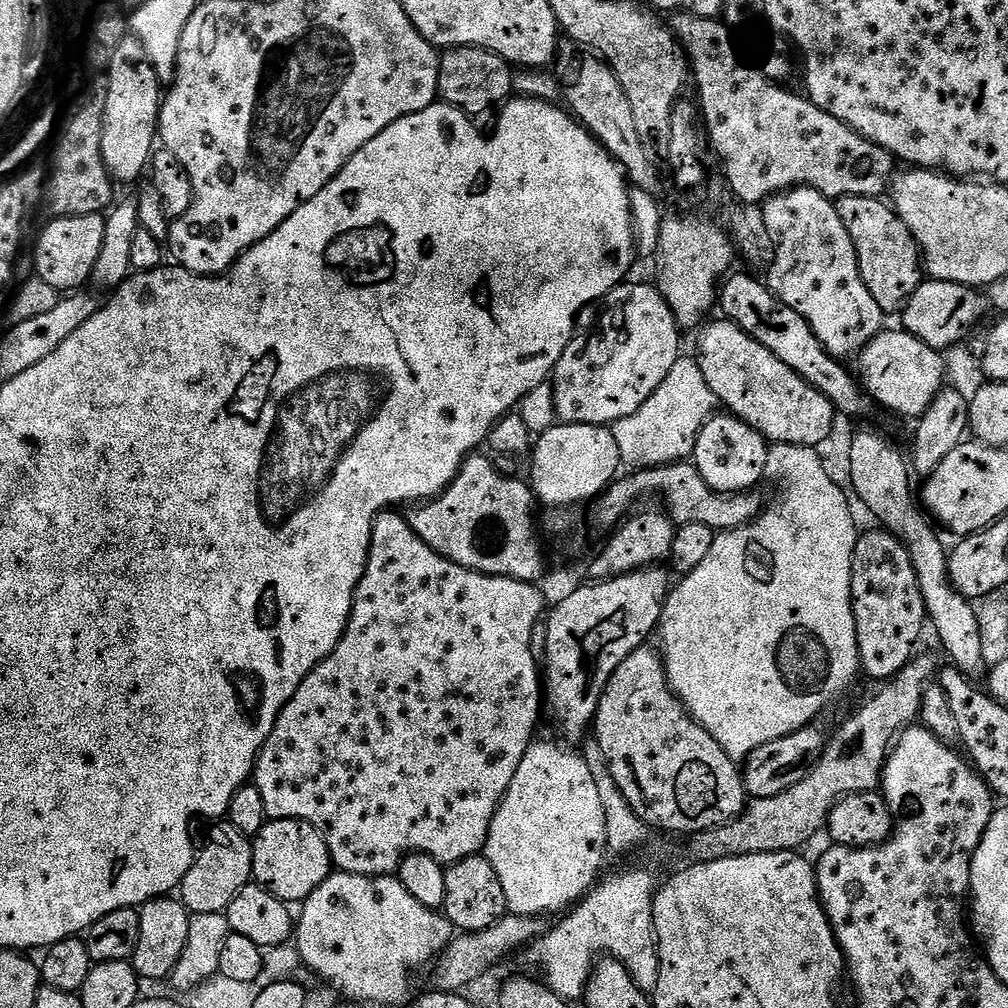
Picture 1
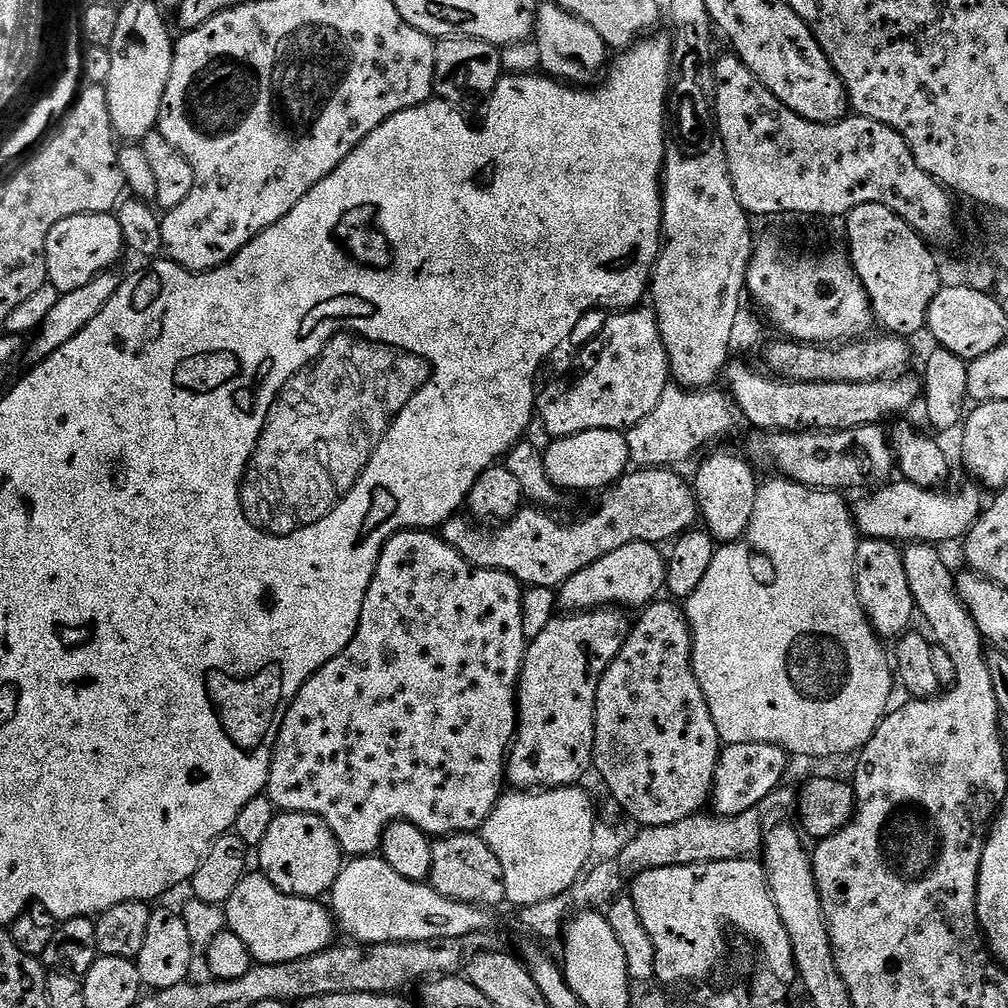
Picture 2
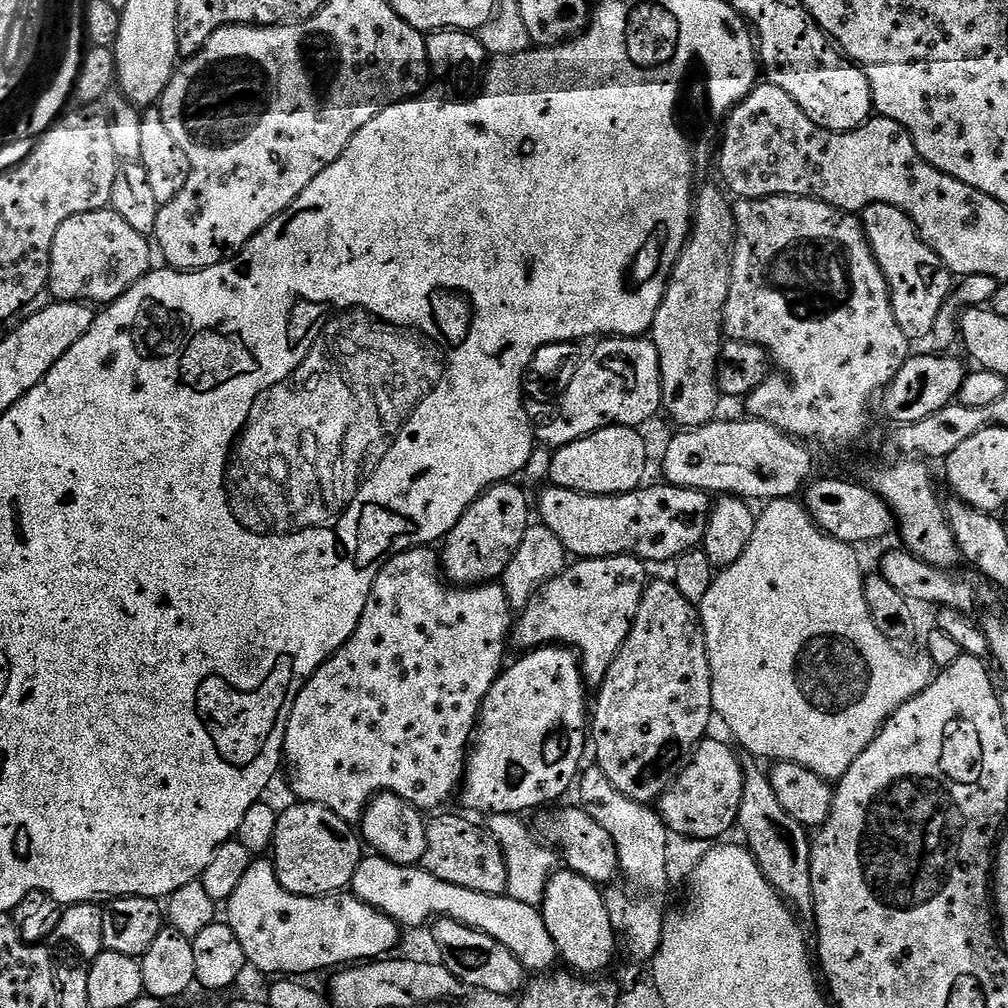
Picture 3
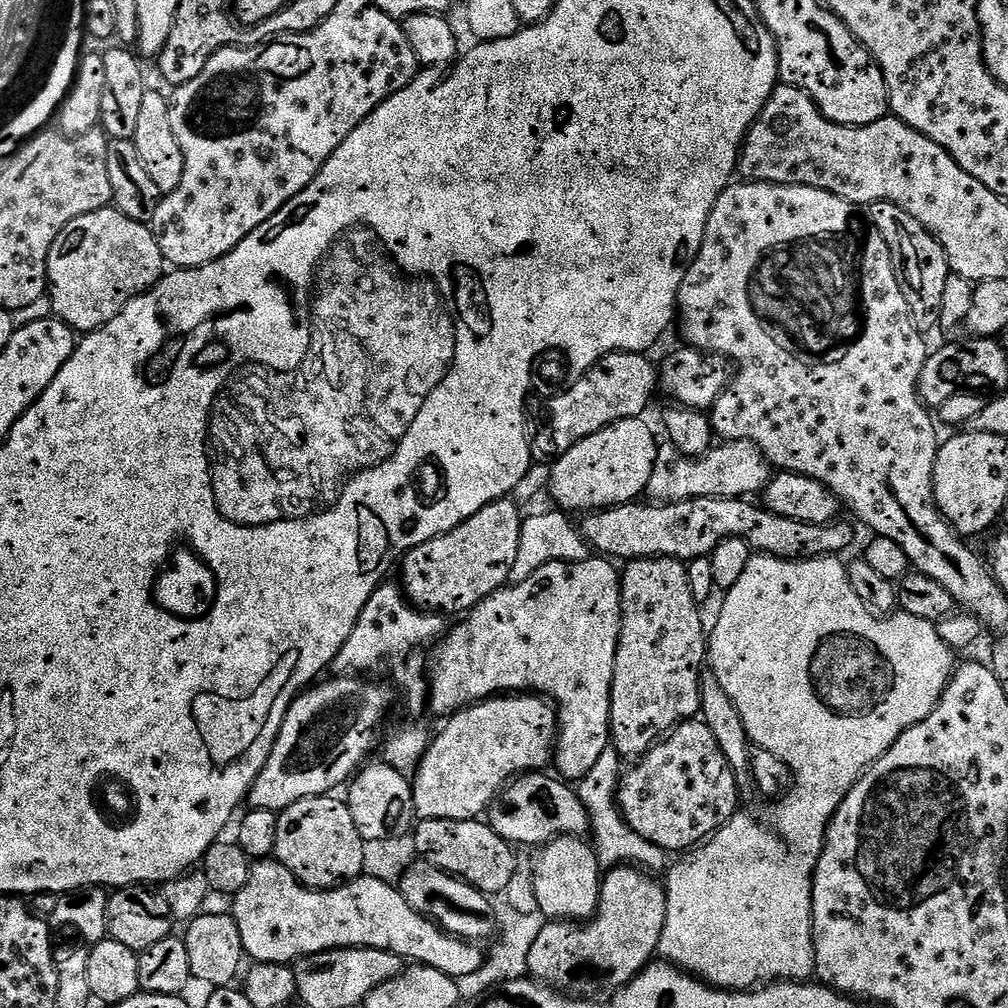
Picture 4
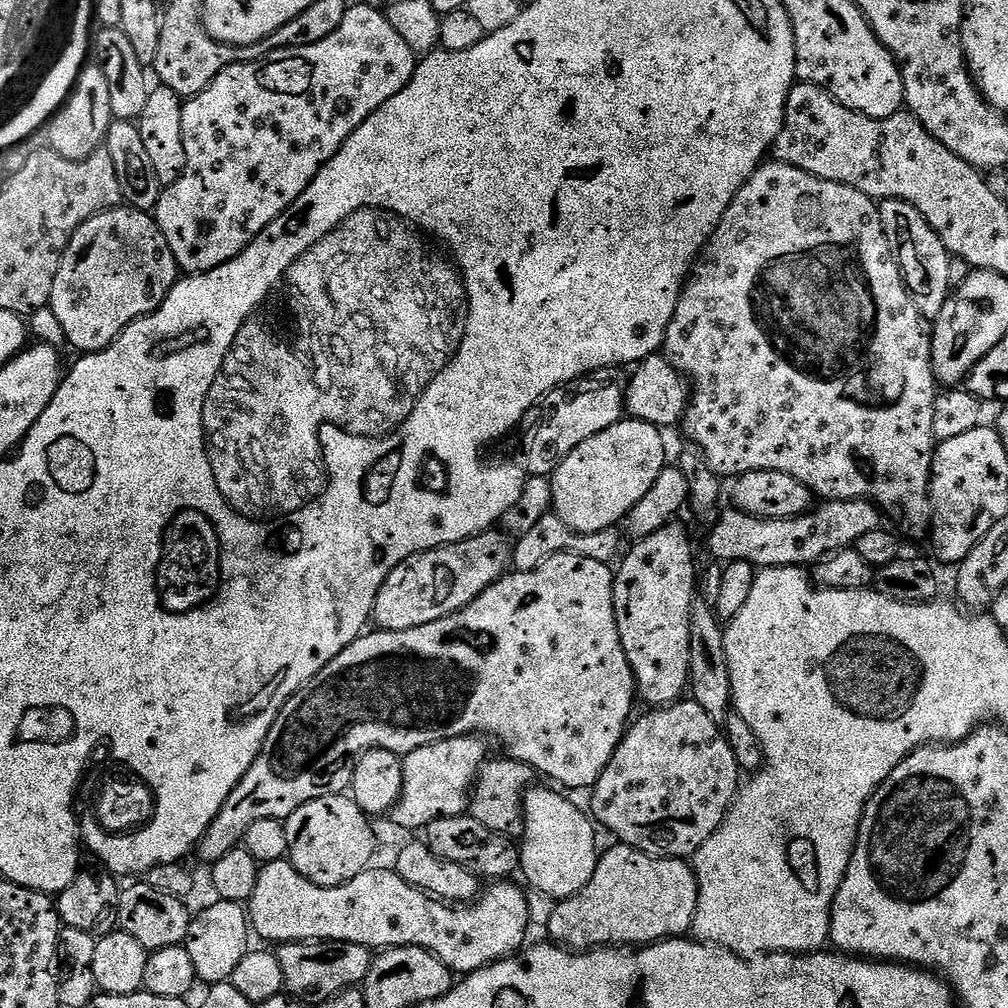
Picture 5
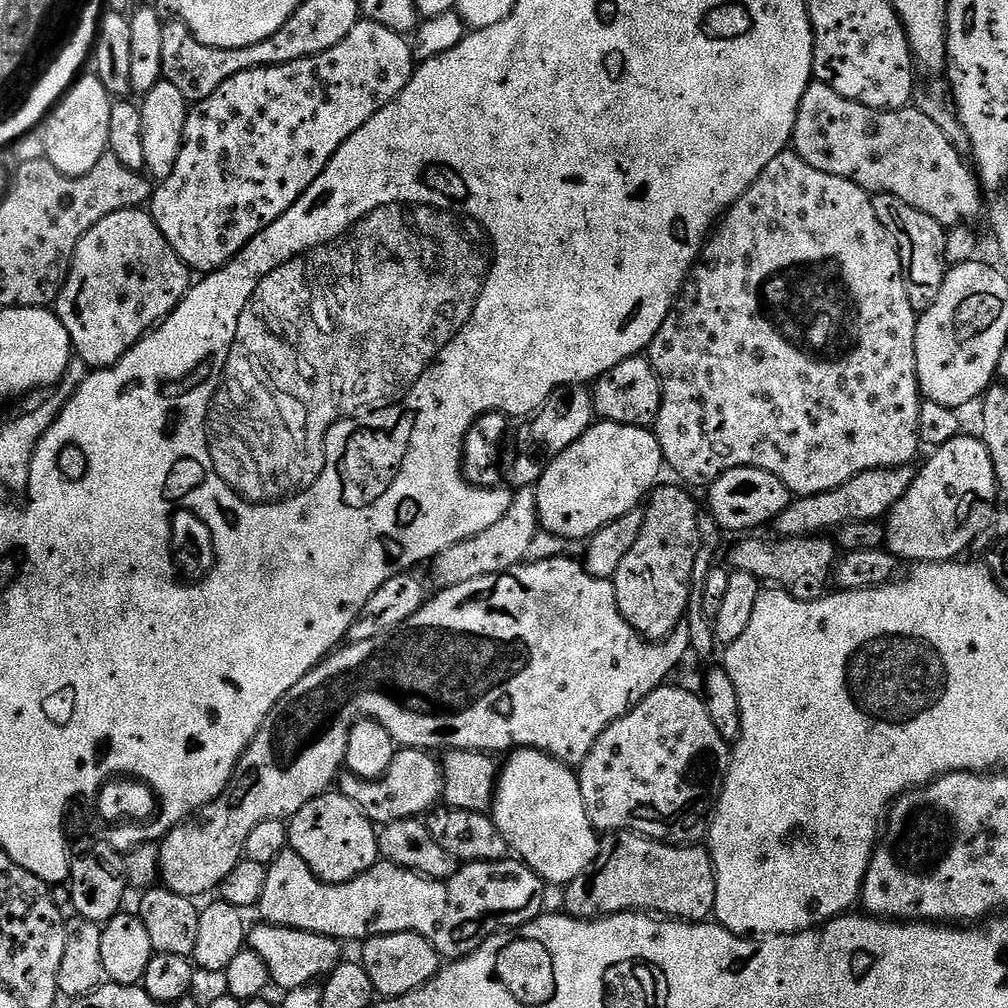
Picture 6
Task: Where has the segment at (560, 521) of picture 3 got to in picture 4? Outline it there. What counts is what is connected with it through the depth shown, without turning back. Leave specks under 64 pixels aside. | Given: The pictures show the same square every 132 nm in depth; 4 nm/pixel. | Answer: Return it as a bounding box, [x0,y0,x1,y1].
[578,496,852,562]

